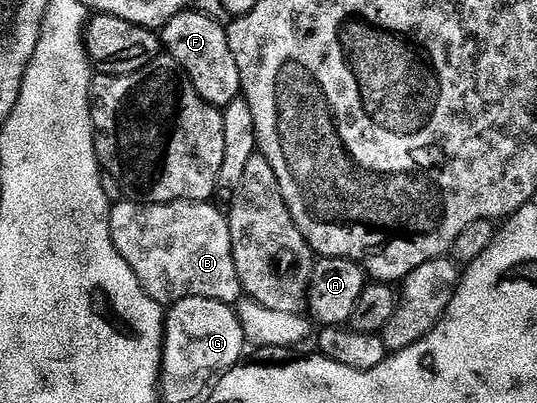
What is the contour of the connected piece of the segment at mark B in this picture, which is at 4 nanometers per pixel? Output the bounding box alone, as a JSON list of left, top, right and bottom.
[110,199,243,307]

